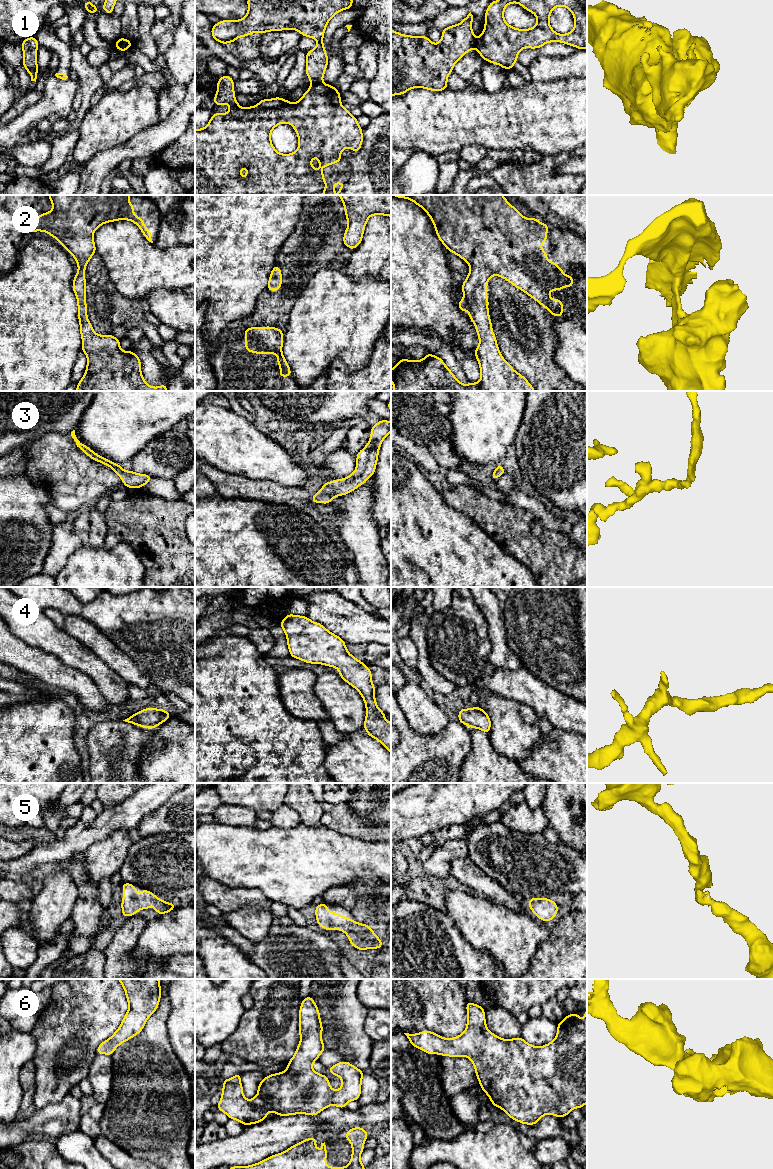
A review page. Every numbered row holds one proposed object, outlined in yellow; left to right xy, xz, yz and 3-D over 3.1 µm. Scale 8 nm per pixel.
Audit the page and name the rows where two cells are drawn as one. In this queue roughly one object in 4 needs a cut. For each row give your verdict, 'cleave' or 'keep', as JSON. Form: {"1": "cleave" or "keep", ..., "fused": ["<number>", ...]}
{"1": "cleave", "2": "keep", "3": "keep", "4": "keep", "5": "keep", "6": "keep", "fused": ["1"]}

